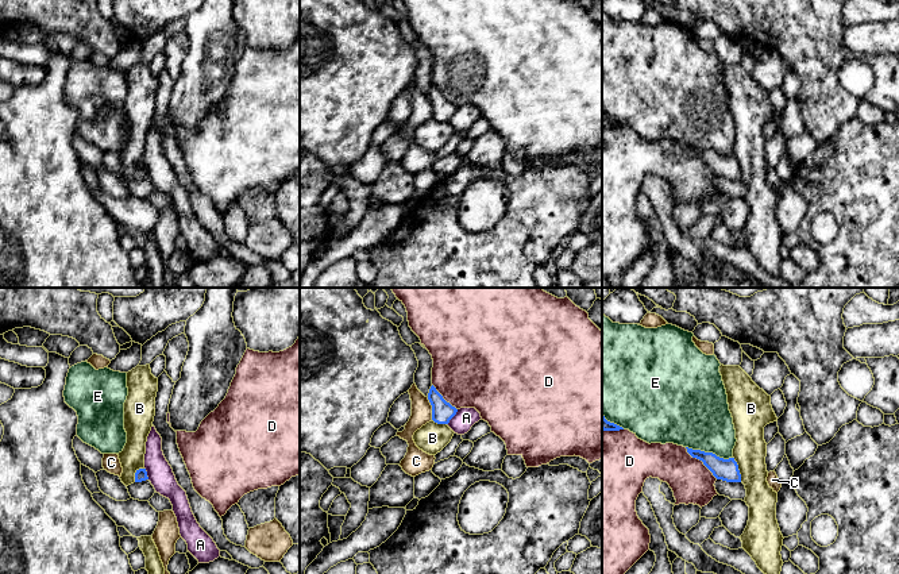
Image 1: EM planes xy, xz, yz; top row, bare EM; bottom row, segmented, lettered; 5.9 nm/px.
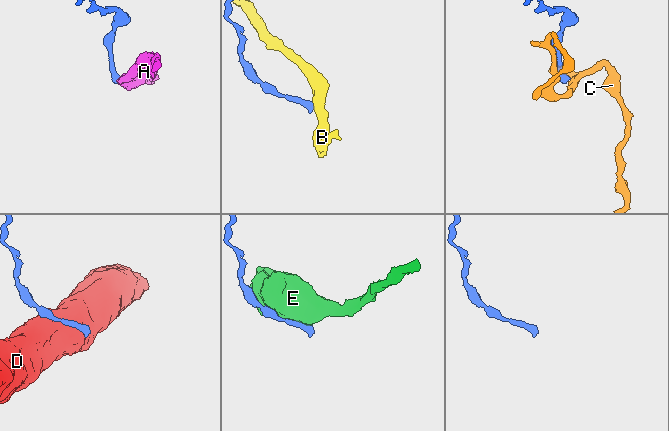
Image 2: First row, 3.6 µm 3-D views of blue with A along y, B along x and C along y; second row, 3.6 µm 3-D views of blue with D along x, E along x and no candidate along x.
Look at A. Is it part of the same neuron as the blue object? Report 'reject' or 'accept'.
reject

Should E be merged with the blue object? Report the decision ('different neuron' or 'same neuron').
different neuron

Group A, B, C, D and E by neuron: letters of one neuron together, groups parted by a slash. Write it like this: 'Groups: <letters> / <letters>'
Groups: A / B / C / D / E

